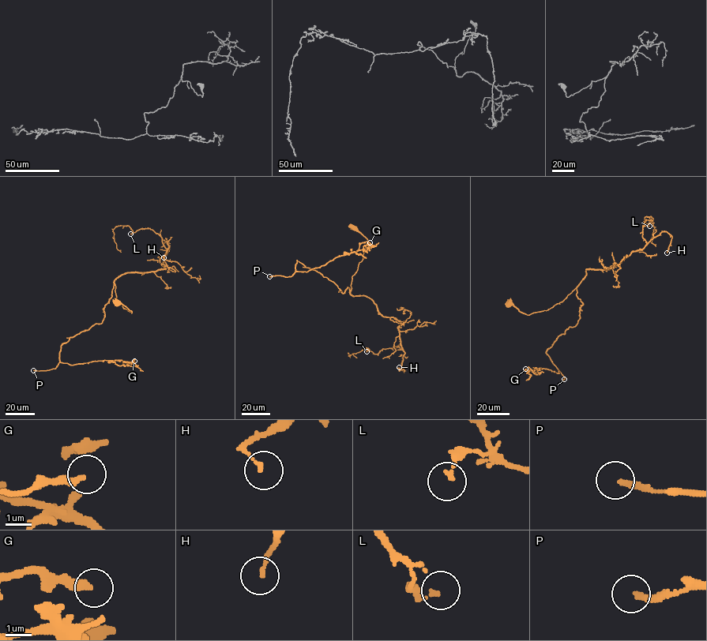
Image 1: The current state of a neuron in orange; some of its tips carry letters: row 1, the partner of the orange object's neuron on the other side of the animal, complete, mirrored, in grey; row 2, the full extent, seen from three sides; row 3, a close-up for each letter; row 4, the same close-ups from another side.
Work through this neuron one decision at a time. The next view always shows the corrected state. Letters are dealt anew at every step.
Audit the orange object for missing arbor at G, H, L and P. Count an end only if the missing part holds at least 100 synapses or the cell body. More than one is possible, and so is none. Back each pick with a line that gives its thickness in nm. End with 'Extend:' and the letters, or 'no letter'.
P: 240 nm
Extend: P

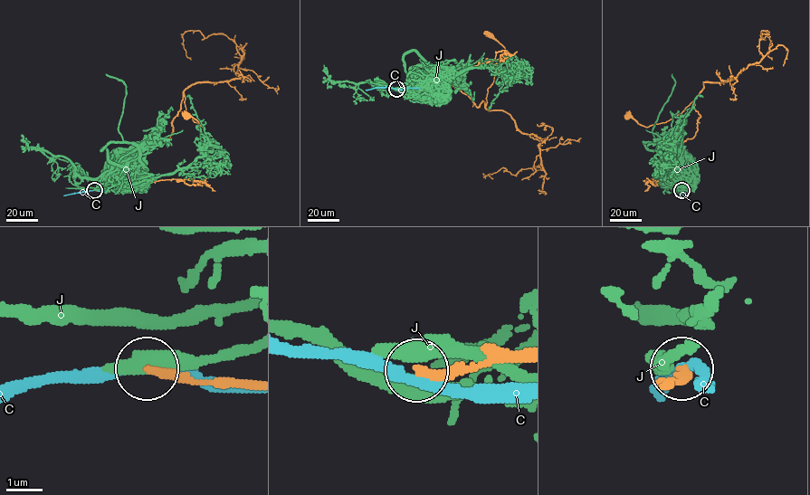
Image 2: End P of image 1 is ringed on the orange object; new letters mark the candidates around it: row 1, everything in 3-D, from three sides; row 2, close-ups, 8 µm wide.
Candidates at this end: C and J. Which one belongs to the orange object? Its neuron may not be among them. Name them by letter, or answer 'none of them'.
none of them

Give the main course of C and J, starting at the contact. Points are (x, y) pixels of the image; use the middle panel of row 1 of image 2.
C: (396, 89), (385, 87), (366, 90)
J: (396, 88), (409, 89), (423, 80), (452, 79), (476, 68), (501, 69), (504, 77), (511, 80), (489, 109)

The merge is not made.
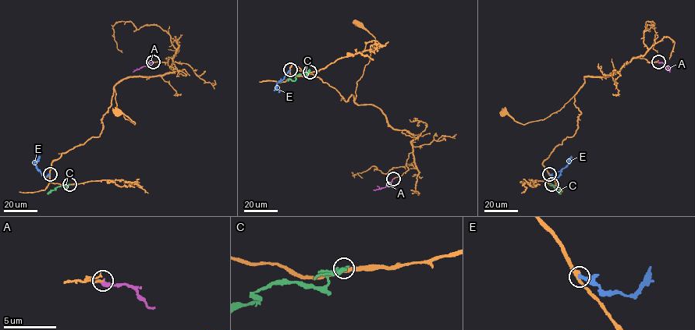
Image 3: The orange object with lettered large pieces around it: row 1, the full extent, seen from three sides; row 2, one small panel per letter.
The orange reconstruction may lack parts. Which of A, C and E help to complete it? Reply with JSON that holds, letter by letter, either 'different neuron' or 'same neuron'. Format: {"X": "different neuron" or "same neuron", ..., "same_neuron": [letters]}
{"A": "same neuron", "C": "different neuron", "E": "different neuron", "same_neuron": ["A"]}

